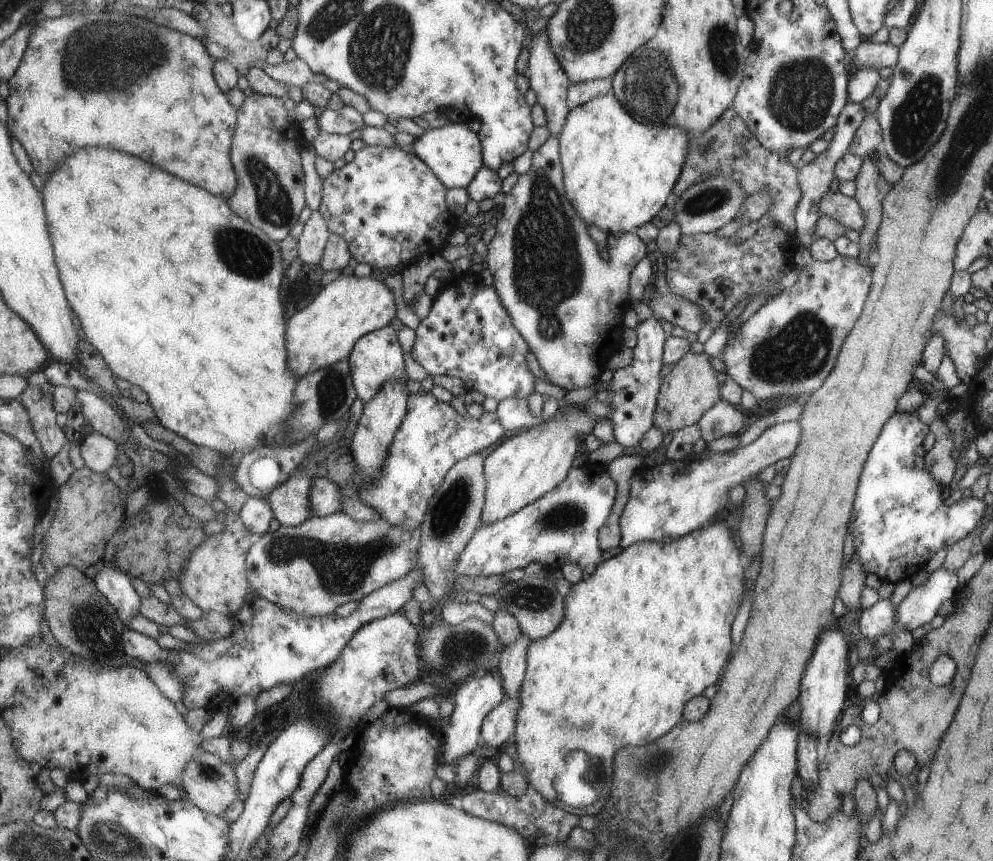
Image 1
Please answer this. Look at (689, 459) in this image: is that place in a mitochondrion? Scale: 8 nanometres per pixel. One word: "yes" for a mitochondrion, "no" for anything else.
no

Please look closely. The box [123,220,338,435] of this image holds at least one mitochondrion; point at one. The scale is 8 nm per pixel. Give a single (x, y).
(246, 254)

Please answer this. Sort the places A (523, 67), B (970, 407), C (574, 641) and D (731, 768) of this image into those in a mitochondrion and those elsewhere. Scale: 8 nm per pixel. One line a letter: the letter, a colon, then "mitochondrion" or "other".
A: other
B: other
C: other
D: other

